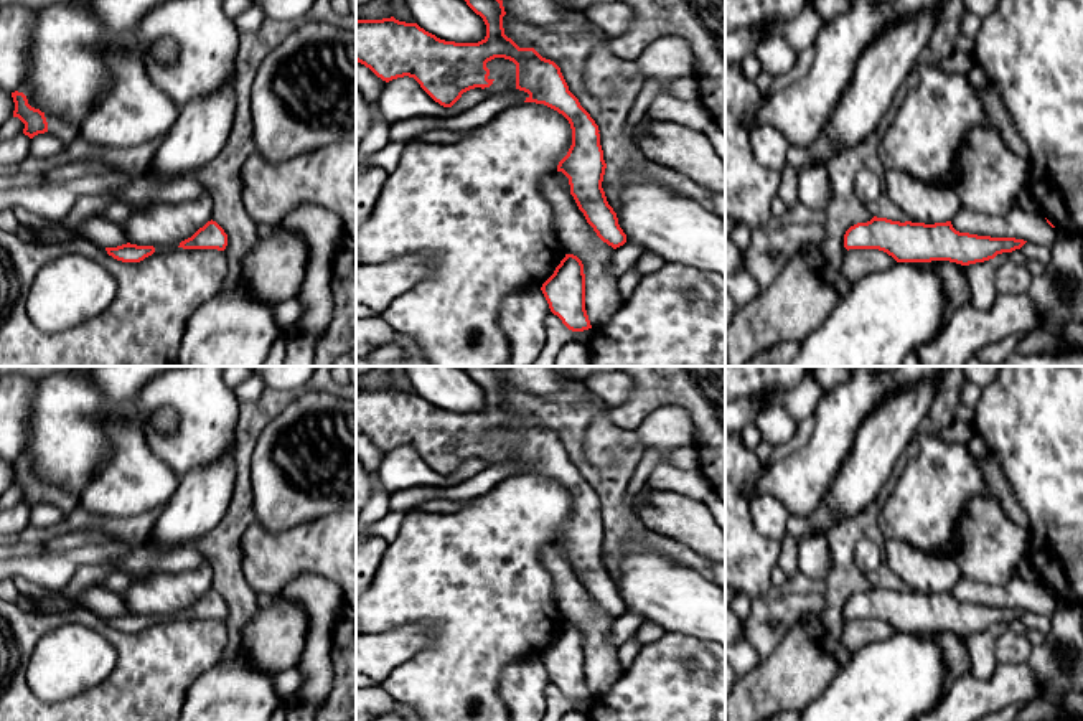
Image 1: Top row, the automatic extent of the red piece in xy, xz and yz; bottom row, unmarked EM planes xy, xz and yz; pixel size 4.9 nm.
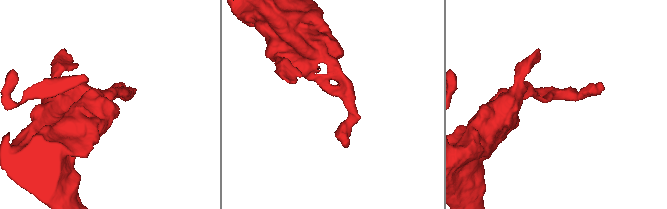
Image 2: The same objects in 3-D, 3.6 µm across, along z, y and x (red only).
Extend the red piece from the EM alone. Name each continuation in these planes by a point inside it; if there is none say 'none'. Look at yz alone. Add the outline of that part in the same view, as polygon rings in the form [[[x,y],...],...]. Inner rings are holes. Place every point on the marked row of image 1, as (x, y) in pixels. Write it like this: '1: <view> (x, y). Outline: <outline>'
1: yz (922, 202). Outline: [[[888,170],[884,183],[887,196],[912,223],[946,223],[961,208],[954,188],[921,181],[905,172]]]

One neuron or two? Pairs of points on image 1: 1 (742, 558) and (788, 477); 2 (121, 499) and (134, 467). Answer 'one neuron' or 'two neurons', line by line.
1: two neurons
2: one neuron

